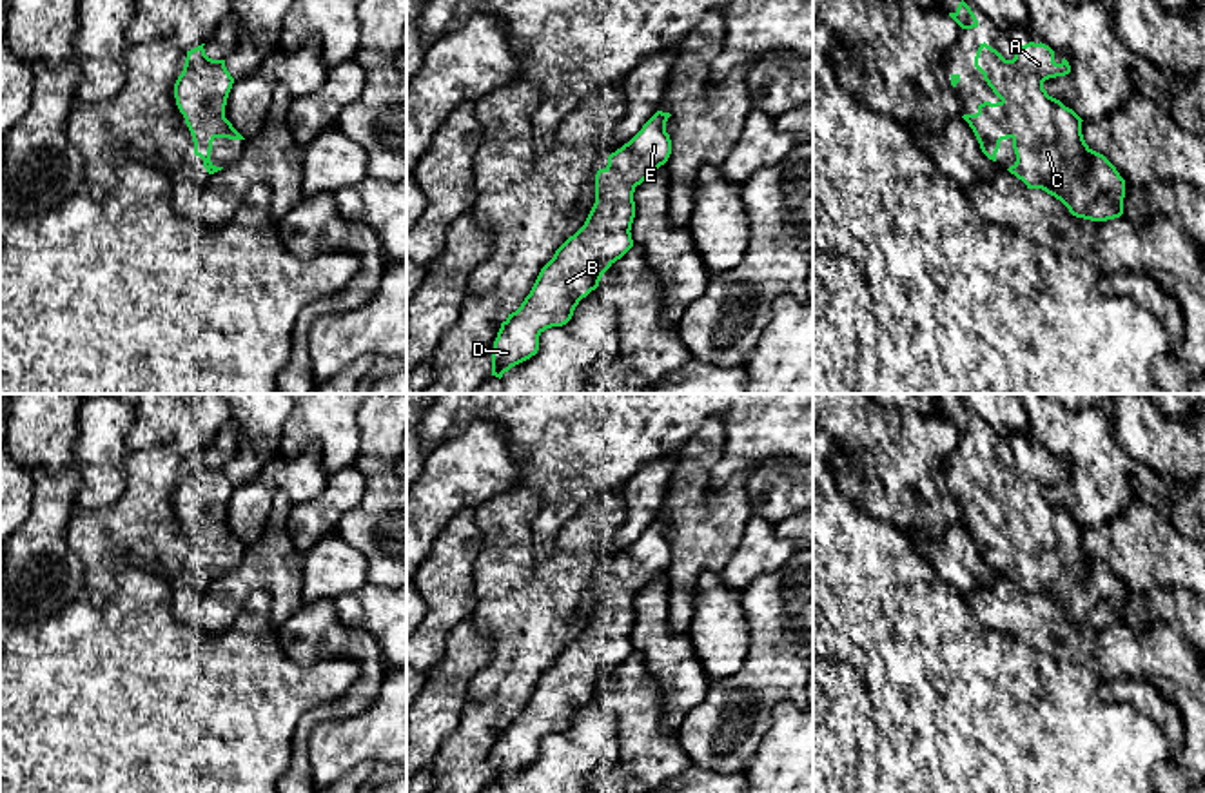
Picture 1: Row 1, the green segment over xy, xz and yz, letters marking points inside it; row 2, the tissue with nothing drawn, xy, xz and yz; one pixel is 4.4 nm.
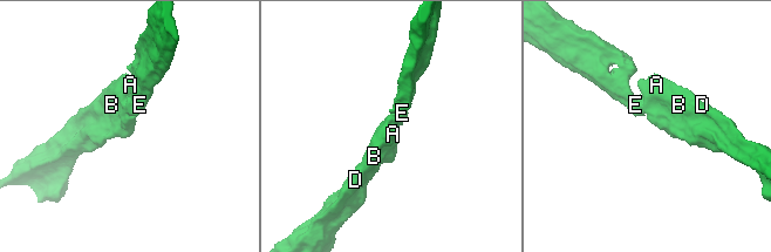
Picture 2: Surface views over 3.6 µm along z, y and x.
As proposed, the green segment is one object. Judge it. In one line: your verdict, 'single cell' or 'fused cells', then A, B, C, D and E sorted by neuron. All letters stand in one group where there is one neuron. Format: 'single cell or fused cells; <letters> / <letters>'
single cell; A B C D E

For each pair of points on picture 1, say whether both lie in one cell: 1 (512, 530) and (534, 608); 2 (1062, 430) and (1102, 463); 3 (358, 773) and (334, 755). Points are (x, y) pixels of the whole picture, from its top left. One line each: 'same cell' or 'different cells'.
1: same cell
2: same cell
3: different cells

